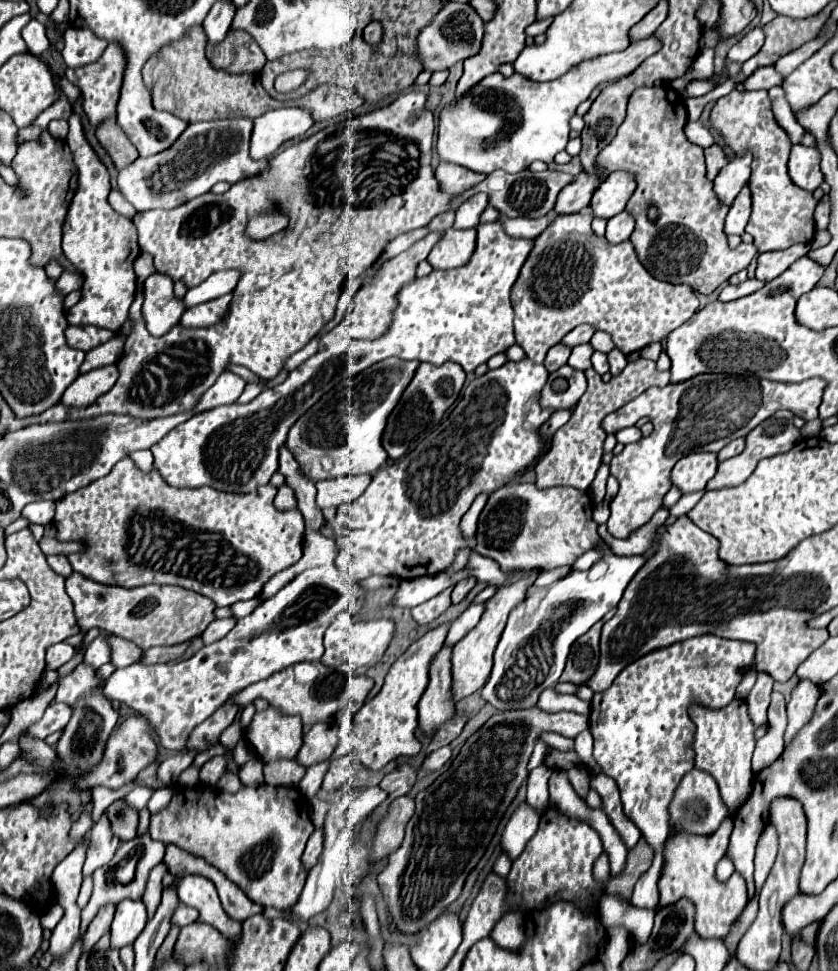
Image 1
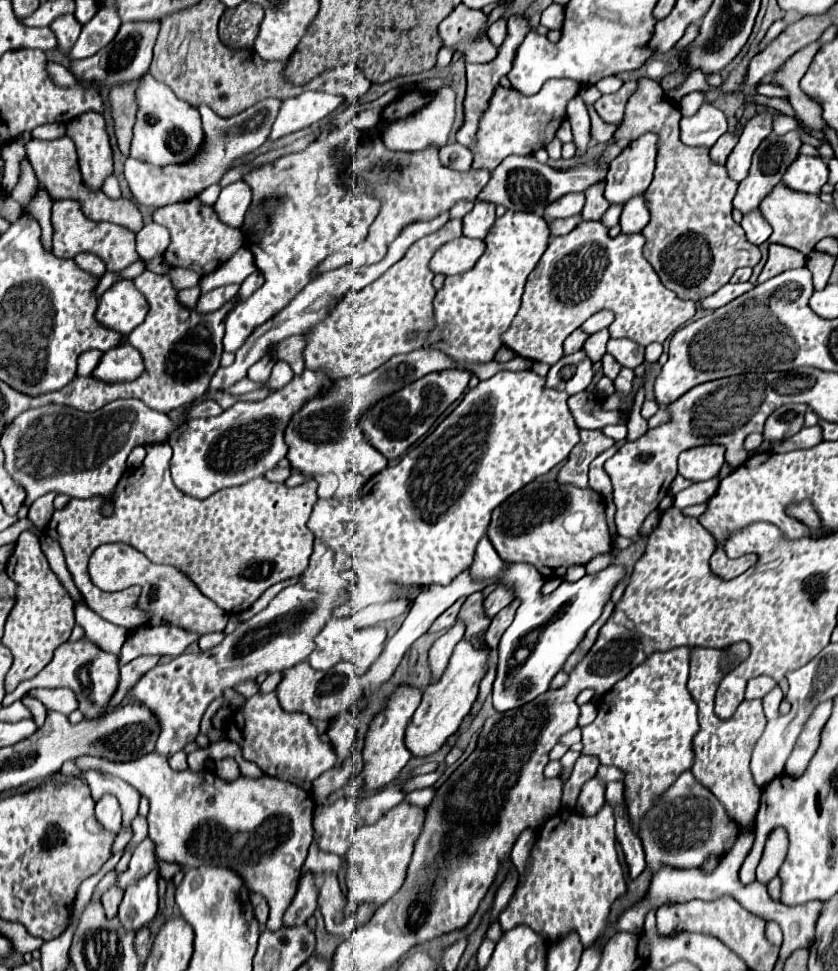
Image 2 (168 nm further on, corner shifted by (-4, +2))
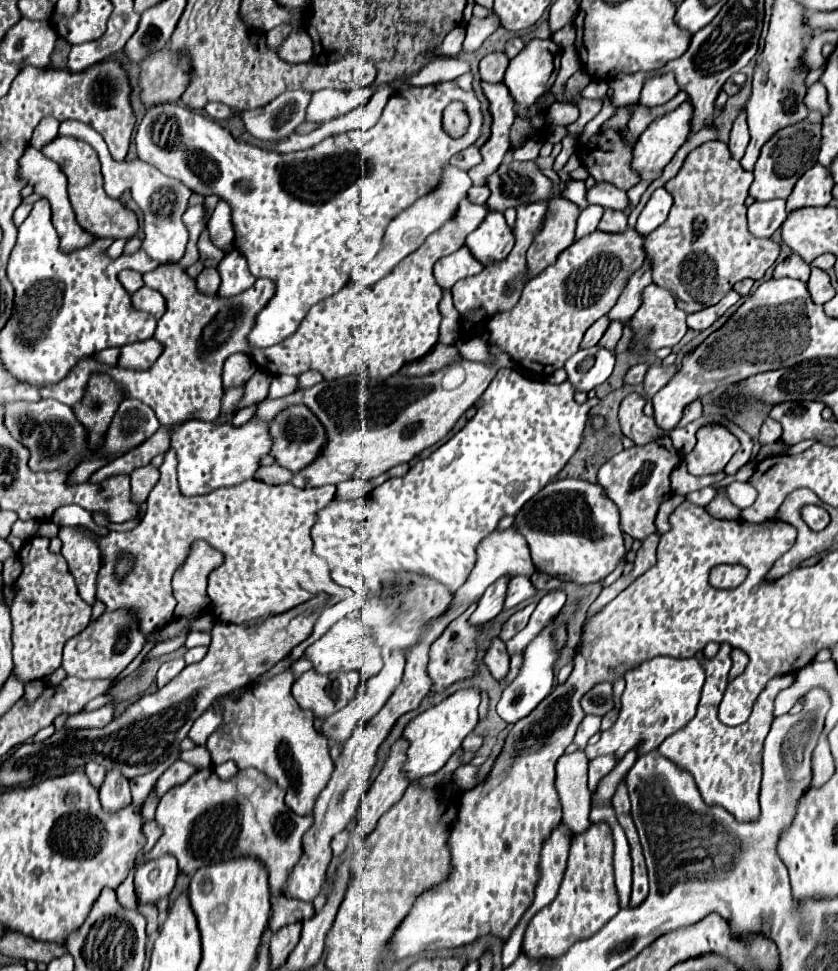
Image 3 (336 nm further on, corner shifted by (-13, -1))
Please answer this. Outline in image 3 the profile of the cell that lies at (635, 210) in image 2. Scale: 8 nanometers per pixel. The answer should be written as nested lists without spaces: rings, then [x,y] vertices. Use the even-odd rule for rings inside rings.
[[[658,188],[652,198],[648,200],[648,204],[644,206],[640,218],[638,218],[638,224],[636,224],[636,230],[646,236],[650,234],[652,230],[656,230],[662,222],[666,222],[668,218],[668,212],[670,212],[670,206],[672,206],[672,196],[664,190],[664,188]]]

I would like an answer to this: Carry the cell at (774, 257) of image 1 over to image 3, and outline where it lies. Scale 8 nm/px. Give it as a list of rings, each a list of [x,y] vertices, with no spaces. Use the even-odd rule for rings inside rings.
[[[792,254],[784,262],[780,262],[774,270],[774,278],[784,278],[784,276],[806,282],[810,276],[810,264],[806,264],[798,254]]]

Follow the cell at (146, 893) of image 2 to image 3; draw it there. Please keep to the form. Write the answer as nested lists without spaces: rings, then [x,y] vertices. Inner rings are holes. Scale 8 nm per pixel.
[[[170,854],[160,856],[156,860],[150,860],[136,868],[136,892],[140,904],[158,902],[162,896],[168,896],[174,888],[178,876],[178,864],[176,858]]]

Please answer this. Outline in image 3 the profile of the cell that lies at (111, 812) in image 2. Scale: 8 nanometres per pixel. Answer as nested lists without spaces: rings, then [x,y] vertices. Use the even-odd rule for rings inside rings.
[[[108,770],[104,784],[100,786],[100,802],[106,810],[116,812],[132,802],[128,778],[120,774],[120,770]]]

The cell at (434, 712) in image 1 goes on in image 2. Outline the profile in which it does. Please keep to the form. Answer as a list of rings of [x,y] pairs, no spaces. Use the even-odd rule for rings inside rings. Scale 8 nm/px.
[[[455,623],[445,635],[441,635],[433,647],[429,649],[429,667],[431,667],[431,683],[437,683],[439,677],[443,675],[443,671],[447,669],[449,657],[455,649],[455,645],[463,639],[465,635],[465,625],[463,623]]]

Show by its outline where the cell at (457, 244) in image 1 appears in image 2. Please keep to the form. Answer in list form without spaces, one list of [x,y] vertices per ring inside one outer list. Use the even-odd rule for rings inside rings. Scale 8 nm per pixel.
[[[457,237],[445,245],[441,245],[435,255],[429,261],[429,269],[433,273],[443,275],[457,275],[469,271],[479,257],[483,255],[485,243],[481,239],[469,239],[469,237]]]

